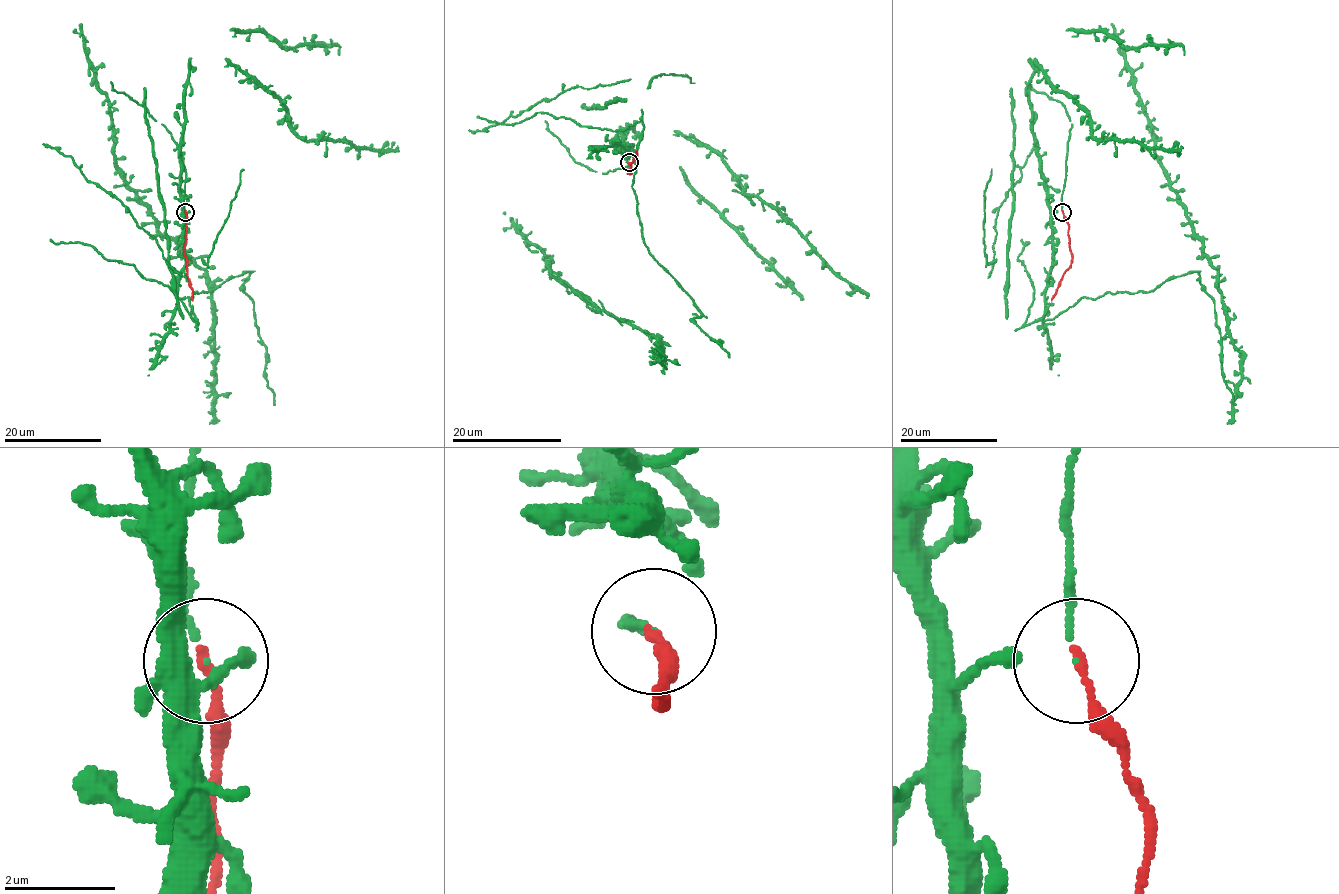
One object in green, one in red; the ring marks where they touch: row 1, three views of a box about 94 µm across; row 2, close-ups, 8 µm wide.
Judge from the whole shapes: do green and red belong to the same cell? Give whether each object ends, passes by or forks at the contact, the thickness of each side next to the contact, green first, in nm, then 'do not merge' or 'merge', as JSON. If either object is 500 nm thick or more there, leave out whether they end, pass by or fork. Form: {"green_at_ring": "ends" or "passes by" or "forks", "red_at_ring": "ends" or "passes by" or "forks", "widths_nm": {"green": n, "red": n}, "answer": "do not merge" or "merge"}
{"green_at_ring": "passes by", "red_at_ring": "ends", "widths_nm": {"green": 30, "red": 170}, "answer": "merge"}

